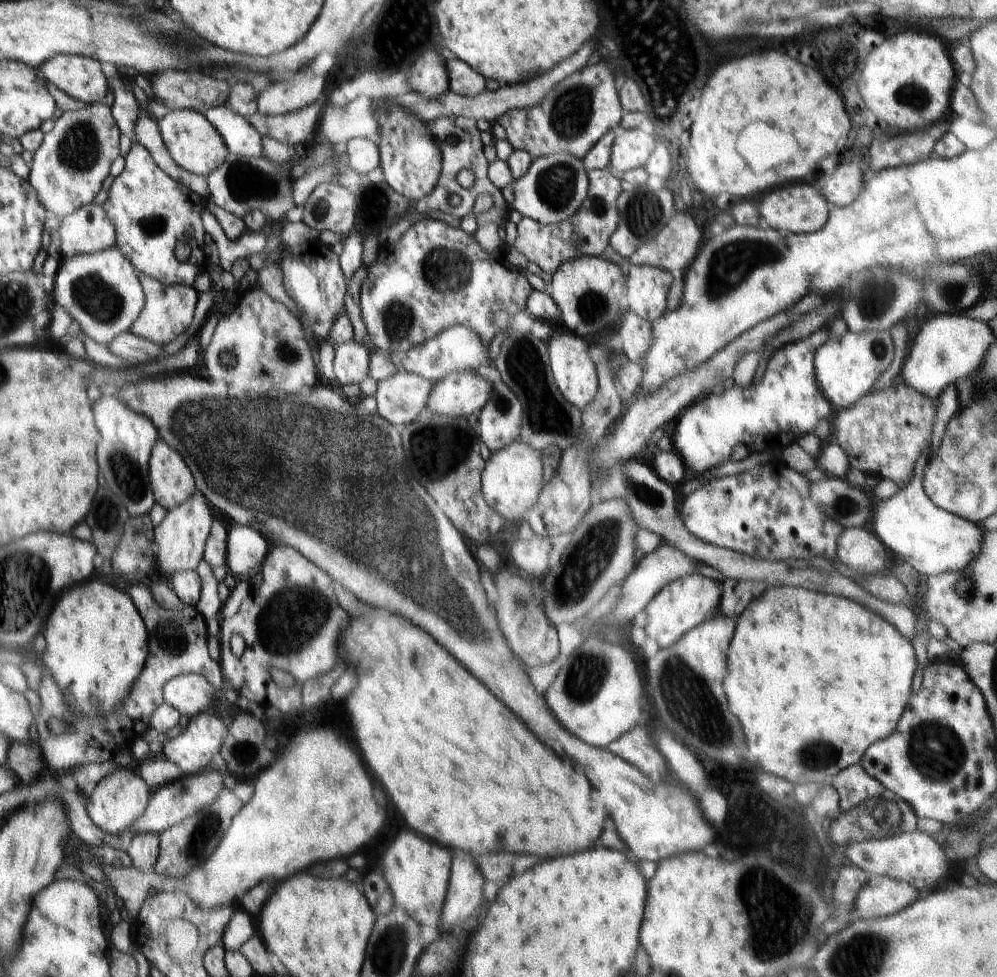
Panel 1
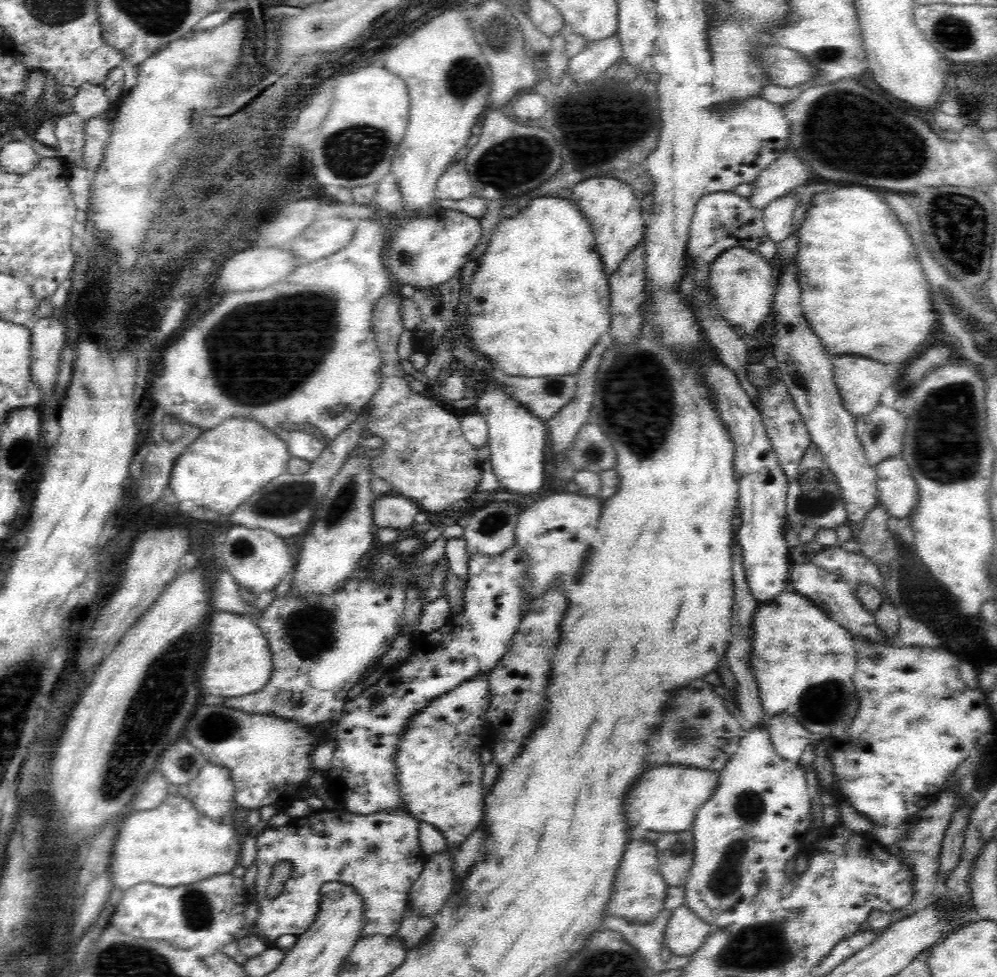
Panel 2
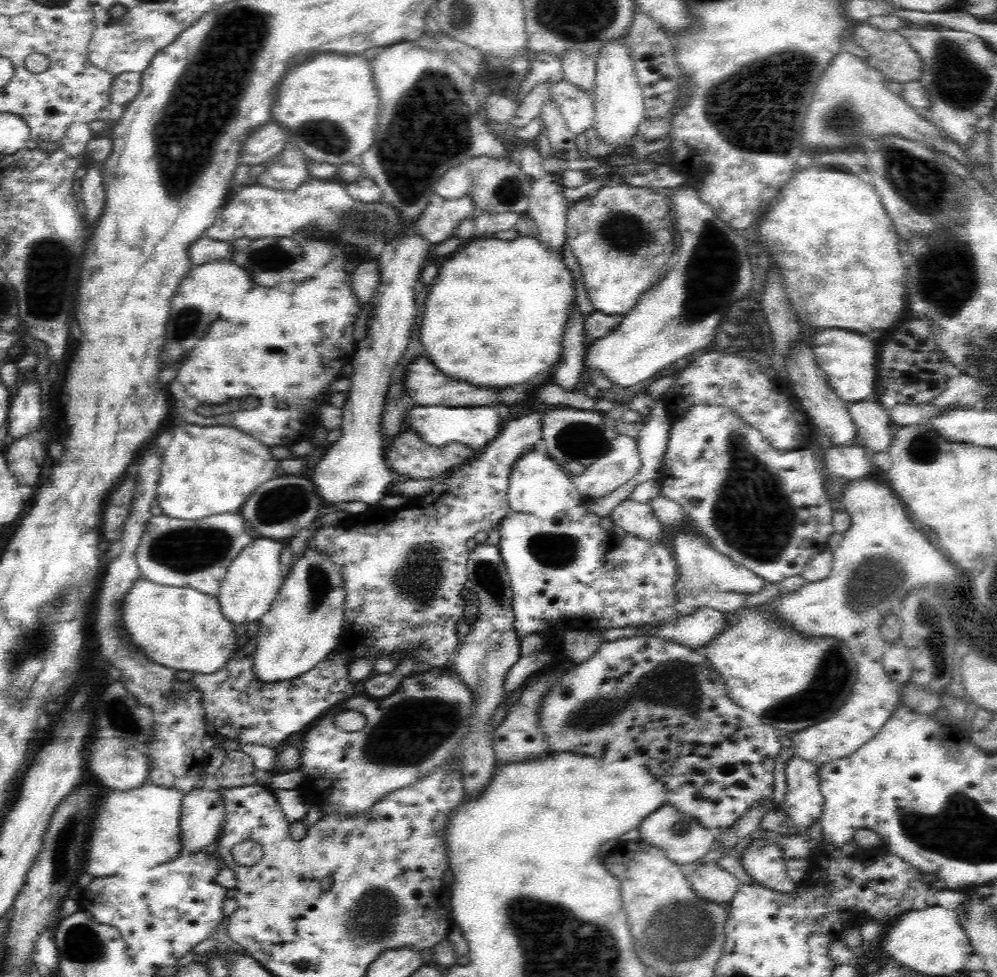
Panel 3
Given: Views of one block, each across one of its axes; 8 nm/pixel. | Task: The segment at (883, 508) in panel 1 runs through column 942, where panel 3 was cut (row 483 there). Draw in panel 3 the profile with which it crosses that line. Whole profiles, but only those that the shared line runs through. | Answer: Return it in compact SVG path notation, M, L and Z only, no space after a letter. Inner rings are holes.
M538 444L536 448L528 450L516 462L516 466L512 466L508 500L510 500L510 508L514 512L536 514L542 520L552 520L560 512L566 512L570 508L584 504L584 498L580 496L578 486L572 482L572 474L568 474L562 468L562 464L558 464L554 458L550 458L550 454L544 450L544 444Z

